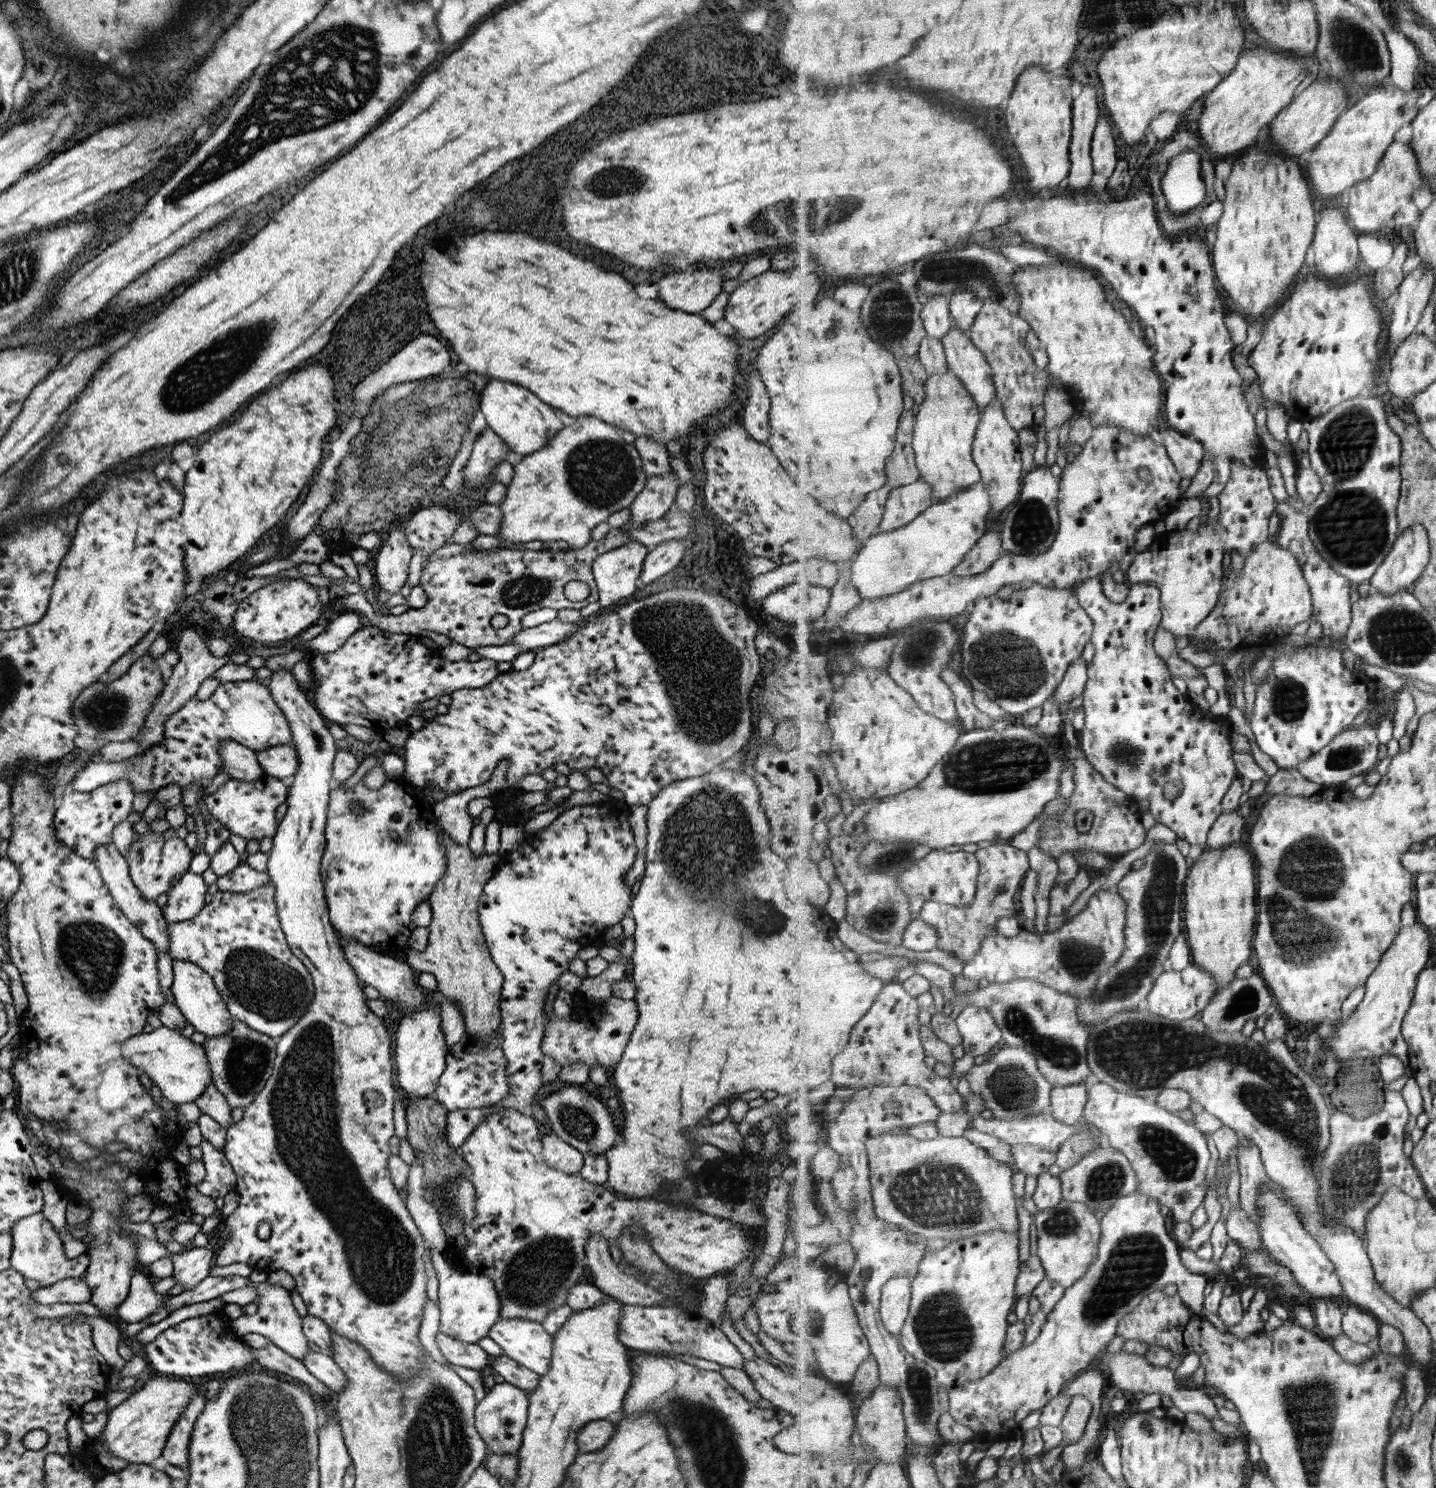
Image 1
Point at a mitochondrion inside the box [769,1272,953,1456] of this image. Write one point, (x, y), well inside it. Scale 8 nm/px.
(817, 1321)

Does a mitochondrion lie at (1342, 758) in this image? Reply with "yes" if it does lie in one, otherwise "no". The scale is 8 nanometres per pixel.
yes

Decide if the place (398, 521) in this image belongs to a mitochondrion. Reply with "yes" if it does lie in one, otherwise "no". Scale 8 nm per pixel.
no

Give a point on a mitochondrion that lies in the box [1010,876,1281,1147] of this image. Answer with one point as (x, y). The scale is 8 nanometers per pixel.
(1081, 960)

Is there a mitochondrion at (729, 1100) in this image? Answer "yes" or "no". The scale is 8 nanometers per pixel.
no

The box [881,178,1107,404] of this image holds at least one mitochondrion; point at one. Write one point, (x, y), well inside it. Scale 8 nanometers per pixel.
(947, 270)

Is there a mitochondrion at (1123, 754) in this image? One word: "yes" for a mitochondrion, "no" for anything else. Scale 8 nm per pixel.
yes

